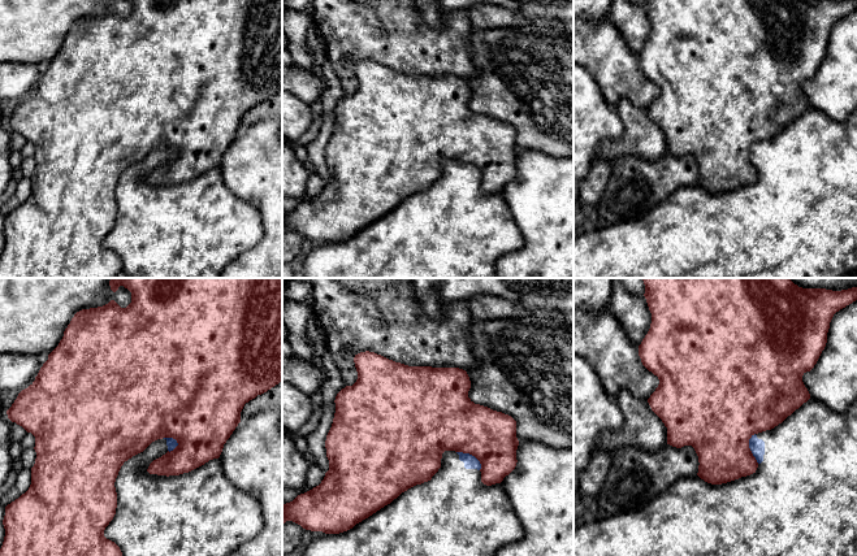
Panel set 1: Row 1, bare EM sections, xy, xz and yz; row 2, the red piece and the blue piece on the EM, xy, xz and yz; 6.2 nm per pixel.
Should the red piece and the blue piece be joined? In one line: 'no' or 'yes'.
no

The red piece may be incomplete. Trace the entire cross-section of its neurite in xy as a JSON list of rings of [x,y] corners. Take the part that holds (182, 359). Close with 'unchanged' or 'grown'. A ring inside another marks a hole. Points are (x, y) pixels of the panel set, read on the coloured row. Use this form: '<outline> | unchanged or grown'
[[[112,278],[109,286],[113,292],[120,286],[127,288],[131,292],[131,303],[121,308],[111,300],[103,307],[77,312],[35,381],[18,394],[7,411],[12,422],[35,436],[36,459],[31,468],[29,490],[5,507],[5,537],[0,556],[122,556],[120,547],[104,537],[104,530],[116,514],[114,482],[124,462],[163,438],[173,438],[178,446],[153,460],[147,469],[150,474],[179,475],[218,459],[224,444],[241,422],[244,404],[282,381],[282,278]]] | unchanged

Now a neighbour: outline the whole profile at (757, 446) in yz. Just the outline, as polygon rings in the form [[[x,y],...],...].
[[[810,398],[774,429],[752,435],[749,448],[758,462],[753,474],[722,485],[707,483],[698,475],[683,477],[641,509],[622,512],[606,518],[593,517],[588,524],[574,530],[574,556],[857,556],[857,400],[845,412],[836,413],[824,403]]]

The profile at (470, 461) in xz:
[[[445,451],[441,468],[430,481],[402,492],[352,529],[312,540],[304,548],[303,556],[495,556],[503,546],[523,539],[524,529],[502,483],[484,485],[480,469],[481,464],[475,456]]]

